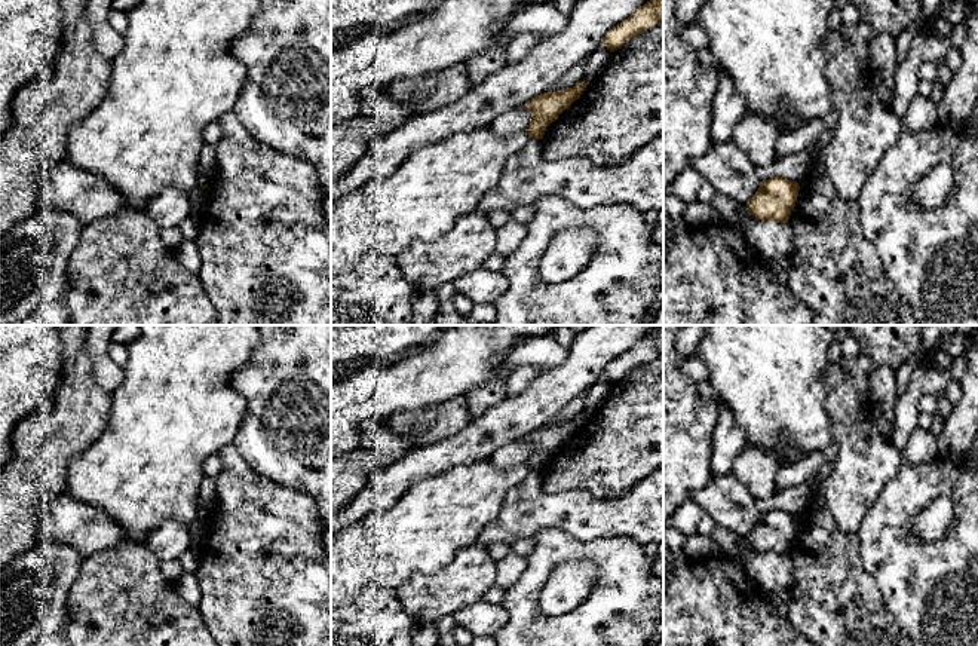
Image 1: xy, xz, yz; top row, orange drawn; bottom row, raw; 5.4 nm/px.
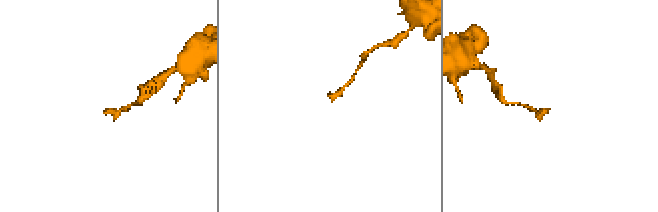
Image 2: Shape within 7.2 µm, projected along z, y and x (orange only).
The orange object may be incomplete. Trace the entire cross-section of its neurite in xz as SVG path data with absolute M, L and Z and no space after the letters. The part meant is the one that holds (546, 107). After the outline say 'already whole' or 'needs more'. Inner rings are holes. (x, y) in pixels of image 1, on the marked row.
M582 82L573 88L545 92L525 102L522 107L533 111L533 120L528 126L531 138L542 140L546 126L558 119L558 116L580 98L588 83Z; already whole

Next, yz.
M772 177L760 183L758 190L746 203L748 211L757 220L788 223L795 206L800 186L784 177Z; already whole

